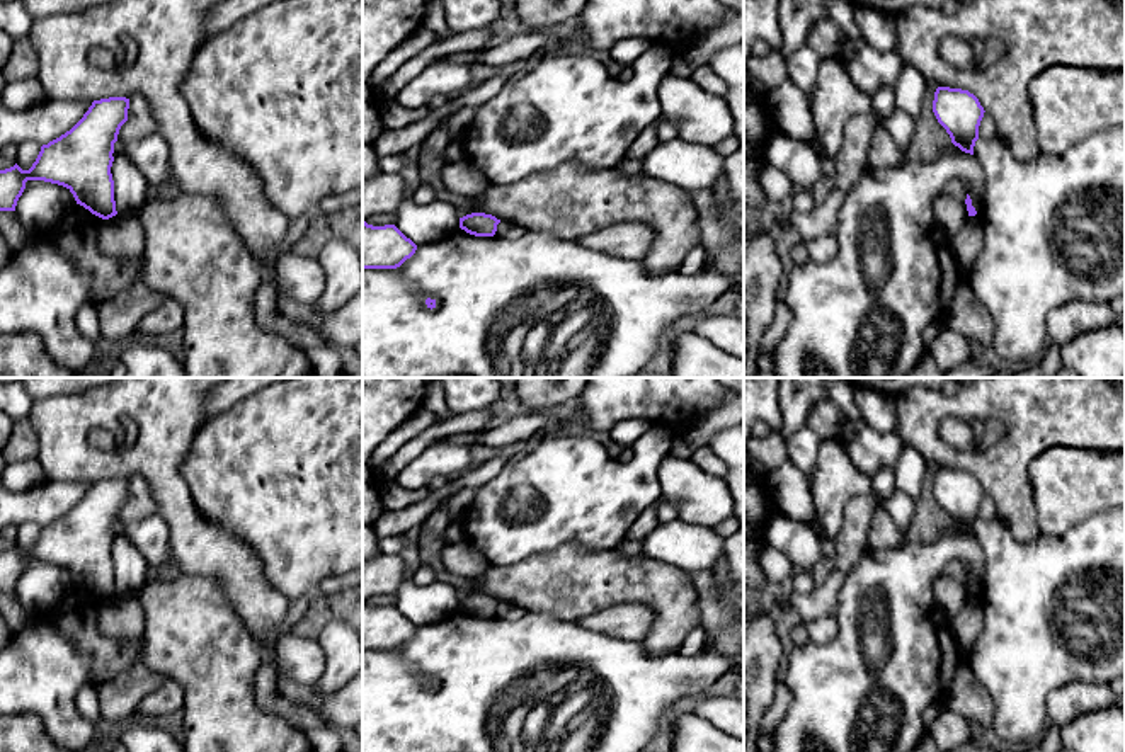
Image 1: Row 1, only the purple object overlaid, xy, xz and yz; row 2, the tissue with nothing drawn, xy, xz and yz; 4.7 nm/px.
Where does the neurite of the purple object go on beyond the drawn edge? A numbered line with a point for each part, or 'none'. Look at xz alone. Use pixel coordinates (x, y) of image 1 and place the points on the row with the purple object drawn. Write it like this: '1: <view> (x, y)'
none

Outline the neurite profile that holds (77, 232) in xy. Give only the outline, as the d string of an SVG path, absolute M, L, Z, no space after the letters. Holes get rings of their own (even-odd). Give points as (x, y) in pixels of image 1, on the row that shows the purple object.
M77 204L58 225L41 235L94 277L94 306L124 294L141 267L141 259L119 260L100 254L97 236L102 221Z

